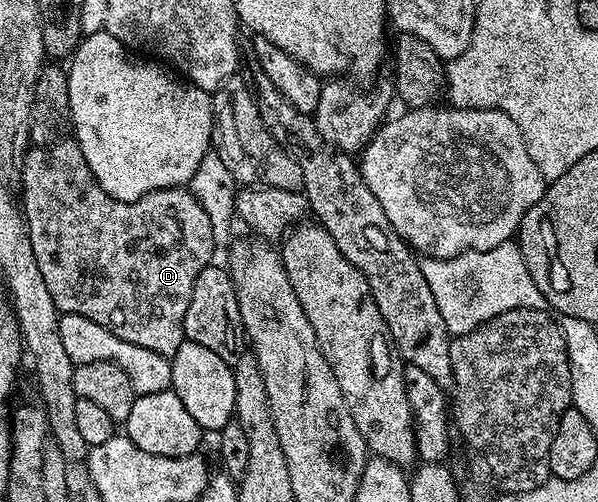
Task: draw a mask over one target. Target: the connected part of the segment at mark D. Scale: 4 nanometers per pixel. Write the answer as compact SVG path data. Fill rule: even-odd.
M65 137L57 140L48 146L33 146L28 154L24 156L19 164L20 171L20 195L18 191L18 203L22 208L24 217L24 225L28 229L30 237L30 249L34 249L34 261L38 261L38 273L42 273L42 281L46 281L46 289L50 289L50 297L54 297L54 305L56 310L66 315L77 315L78 317L86 317L90 321L94 321L98 325L102 325L102 329L110 329L110 333L114 333L114 337L122 337L122 341L130 341L130 345L142 345L142 349L154 349L154 353L158 353L162 357L166 357L171 361L174 353L178 353L178 345L182 345L186 340L184 337L184 322L186 321L186 308L190 305L190 293L194 293L194 281L198 277L198 273L202 273L202 269L206 269L213 262L212 249L217 246L214 239L214 233L211 232L210 218L207 217L205 209L184 187L167 187L161 191L151 191L142 197L138 197L134 201L127 203L126 201L118 201L114 197L110 197L110 193L106 193L102 189L102 185L98 185L98 181L94 177L94 173L90 173L90 165L86 165L86 157L82 157L82 149L77 145L75 138Z

